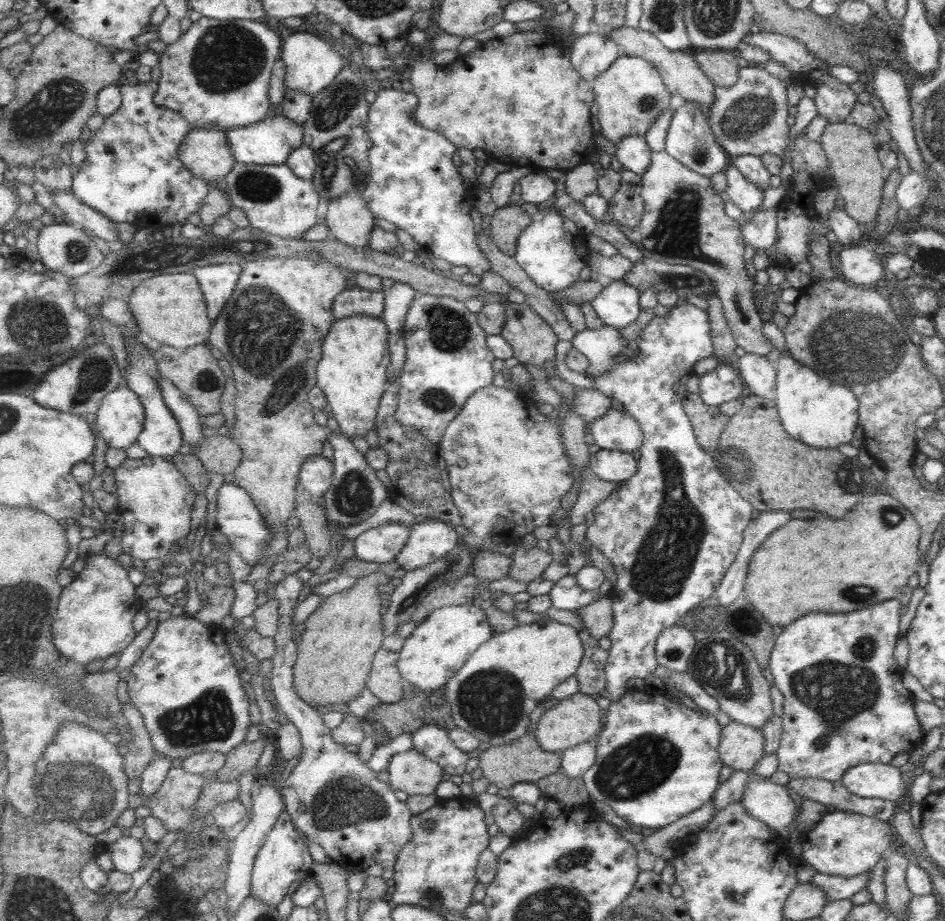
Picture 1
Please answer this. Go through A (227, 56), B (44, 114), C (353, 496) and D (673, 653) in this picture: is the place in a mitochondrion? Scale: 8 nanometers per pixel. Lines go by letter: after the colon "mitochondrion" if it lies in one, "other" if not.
A: mitochondrion
B: mitochondrion
C: mitochondrion
D: mitochondrion

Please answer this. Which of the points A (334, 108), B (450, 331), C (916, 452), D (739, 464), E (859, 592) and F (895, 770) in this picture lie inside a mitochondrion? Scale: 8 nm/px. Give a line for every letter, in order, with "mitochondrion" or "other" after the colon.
A: mitochondrion
B: mitochondrion
C: other
D: mitochondrion
E: mitochondrion
F: other

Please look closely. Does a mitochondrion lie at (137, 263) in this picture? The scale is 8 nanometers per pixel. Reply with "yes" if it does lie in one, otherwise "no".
yes

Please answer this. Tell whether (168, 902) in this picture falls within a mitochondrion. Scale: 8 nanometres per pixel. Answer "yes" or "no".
no

